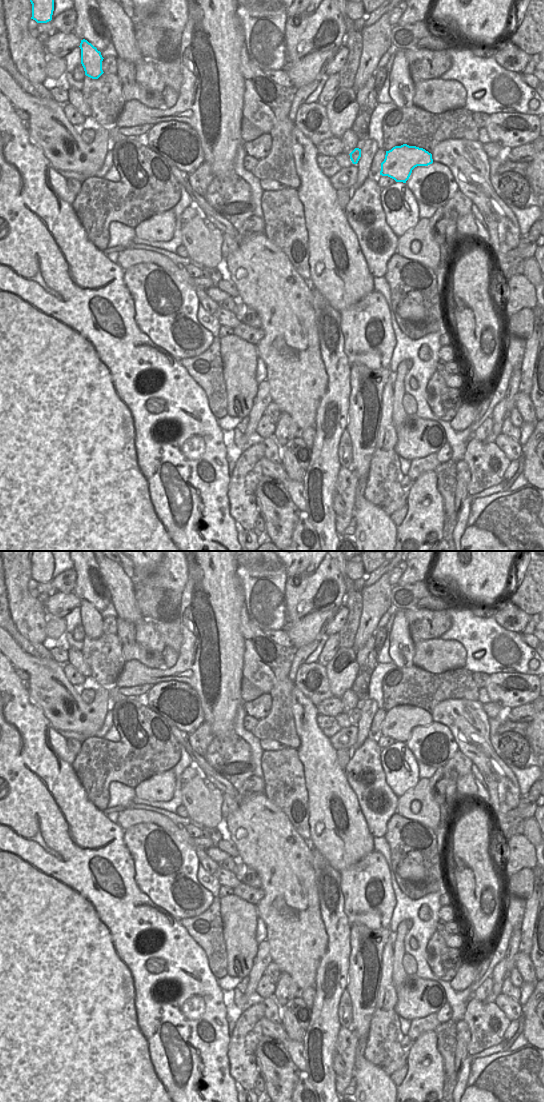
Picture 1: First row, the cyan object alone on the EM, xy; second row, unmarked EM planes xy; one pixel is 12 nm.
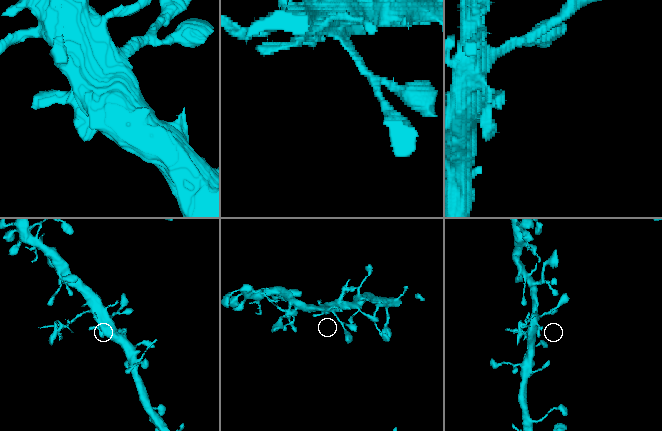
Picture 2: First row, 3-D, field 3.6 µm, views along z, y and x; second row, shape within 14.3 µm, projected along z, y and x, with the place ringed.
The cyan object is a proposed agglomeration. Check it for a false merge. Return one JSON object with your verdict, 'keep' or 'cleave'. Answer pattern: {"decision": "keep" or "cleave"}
{"decision": "keep"}

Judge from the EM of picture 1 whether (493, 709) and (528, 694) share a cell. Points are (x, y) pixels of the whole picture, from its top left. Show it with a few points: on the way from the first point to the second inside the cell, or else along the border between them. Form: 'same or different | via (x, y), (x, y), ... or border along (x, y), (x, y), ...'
different | border along (490, 700), (498, 703), (504, 709)

